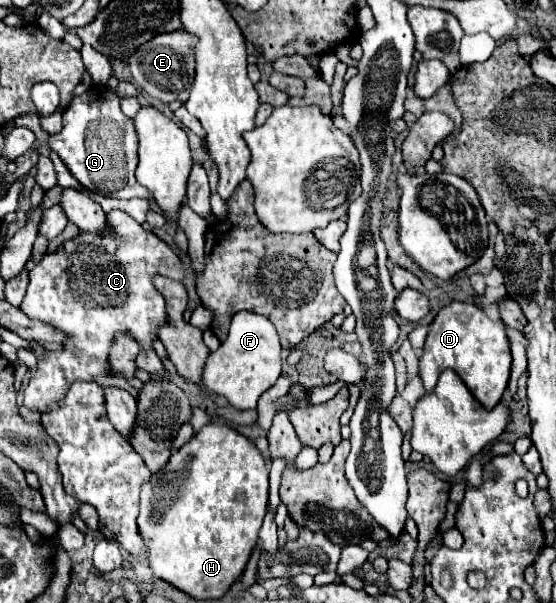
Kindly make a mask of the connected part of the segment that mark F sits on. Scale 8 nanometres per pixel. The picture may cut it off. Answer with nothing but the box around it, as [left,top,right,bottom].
[203,312,281,410]

